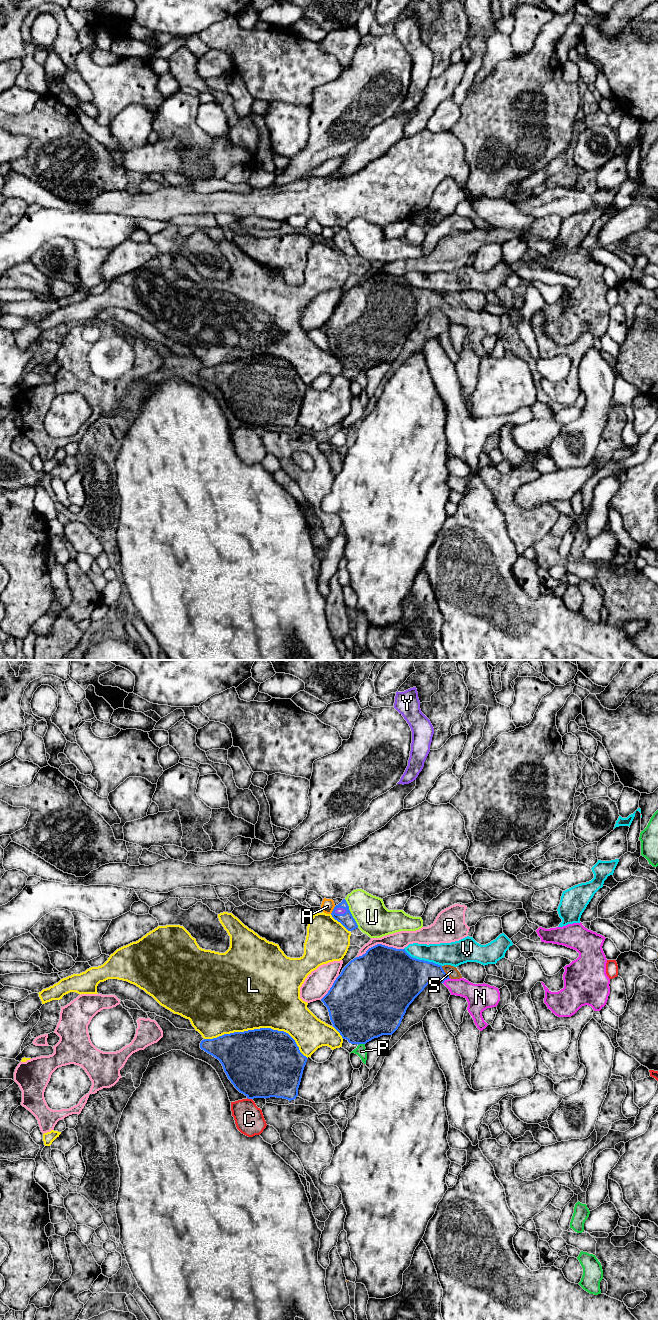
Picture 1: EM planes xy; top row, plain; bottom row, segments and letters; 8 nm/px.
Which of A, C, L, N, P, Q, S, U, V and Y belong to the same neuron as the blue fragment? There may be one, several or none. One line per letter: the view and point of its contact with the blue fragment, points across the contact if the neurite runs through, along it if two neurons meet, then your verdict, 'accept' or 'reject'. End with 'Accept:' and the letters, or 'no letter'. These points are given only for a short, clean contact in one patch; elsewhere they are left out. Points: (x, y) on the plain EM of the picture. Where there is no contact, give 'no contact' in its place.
A: contact xy (333, 238); border xy (335, 234), (330, 241); reject
C: contact xy (249, 426); reject
L: contact xy (258, 357); reject
N: contact xy (446, 307); way xy (416, 302), (438, 302), (446, 307), (451, 312), (473, 321); accept
P: contact xy (361, 371); reject
Q: contact xy (379, 272); reject
S: contact xy (444, 300); reject
U: contact xy (350, 241); border xy (344, 227), (358, 255); reject
V: contact xy (422, 288); reject
Y: contact xy (340, 242); way xy (346, 247), (340, 242), (339, 238); accept
Accept: N, Y

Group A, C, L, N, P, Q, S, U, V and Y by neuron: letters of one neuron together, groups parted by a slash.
A / C / L / N Y / P / Q / S / U / V

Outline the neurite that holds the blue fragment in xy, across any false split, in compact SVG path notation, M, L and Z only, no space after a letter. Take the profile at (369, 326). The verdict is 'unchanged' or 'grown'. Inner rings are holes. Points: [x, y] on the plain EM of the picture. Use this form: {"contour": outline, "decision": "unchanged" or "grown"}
{"contour": "M382 272L351 288L321 329L328 337L333 355L343 367L351 372L366 372L382 363L392 363L400 354L409 333L432 308L443 311L451 323L467 328L467 338L480 359L488 354L482 340L498 333L498 316L485 311L473 312L464 306L451 307L441 293L413 286L405 277Z", "decision": "grown"}

